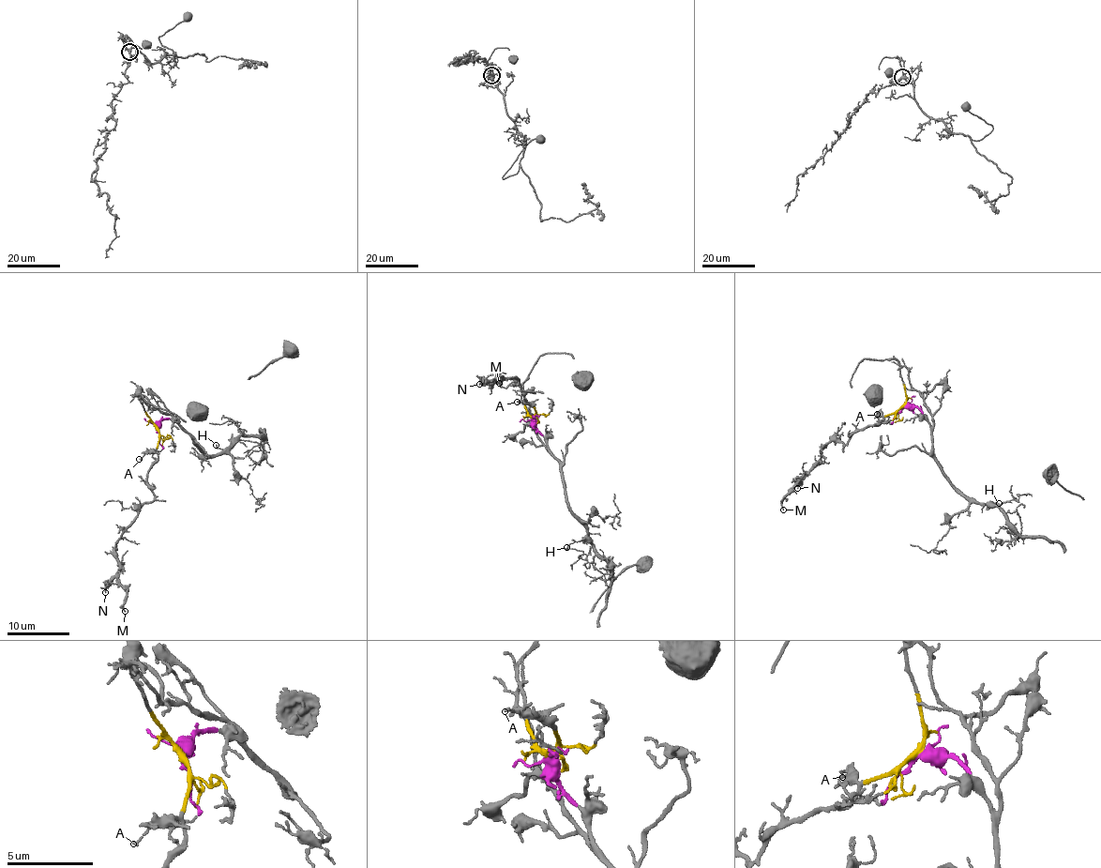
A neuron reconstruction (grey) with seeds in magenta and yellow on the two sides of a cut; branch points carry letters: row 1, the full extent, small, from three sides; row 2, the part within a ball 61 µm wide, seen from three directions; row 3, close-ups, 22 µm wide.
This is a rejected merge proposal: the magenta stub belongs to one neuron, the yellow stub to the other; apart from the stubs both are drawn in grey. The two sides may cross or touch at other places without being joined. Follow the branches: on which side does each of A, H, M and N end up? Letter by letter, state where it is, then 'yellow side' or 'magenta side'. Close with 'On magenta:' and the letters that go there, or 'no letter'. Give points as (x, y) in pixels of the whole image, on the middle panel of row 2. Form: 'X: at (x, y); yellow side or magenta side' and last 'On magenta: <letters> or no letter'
A: at (517, 402); yellow side
H: at (566, 547); magenta side
M: at (499, 383); yellow side
N: at (479, 384); yellow side
On magenta: H

